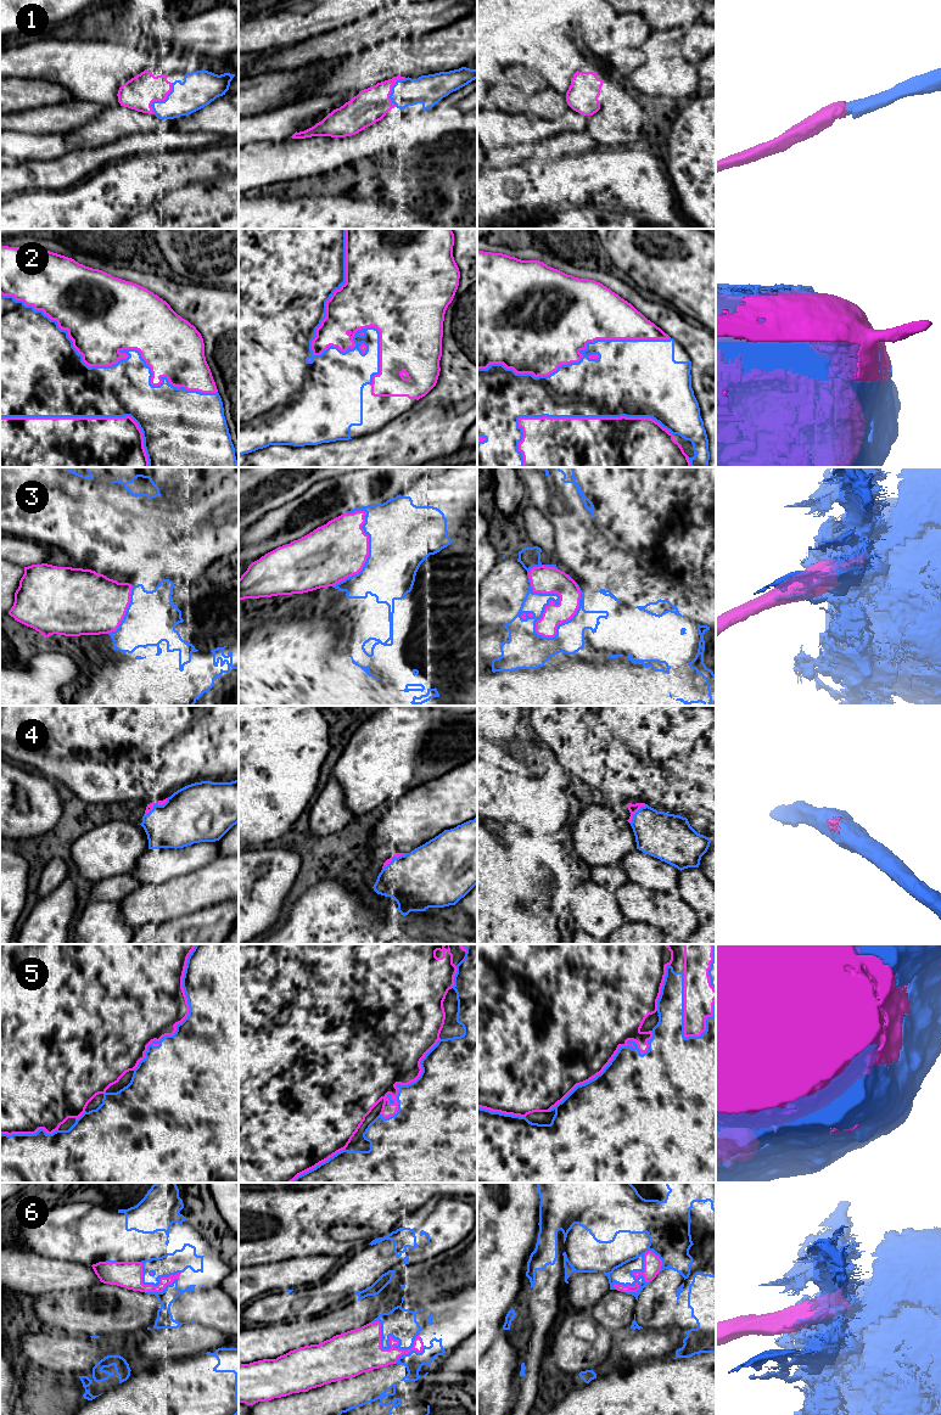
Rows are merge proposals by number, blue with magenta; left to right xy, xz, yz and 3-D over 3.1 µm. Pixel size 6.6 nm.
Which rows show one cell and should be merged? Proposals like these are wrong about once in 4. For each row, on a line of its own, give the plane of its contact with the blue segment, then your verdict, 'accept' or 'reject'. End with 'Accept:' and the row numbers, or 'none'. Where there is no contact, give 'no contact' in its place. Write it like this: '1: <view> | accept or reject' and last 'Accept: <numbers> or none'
1: xy | accept
2: xy | accept
3: yz | reject
4: yz | accept
5: xy | accept
6: xz | reject
Accept: 1, 2, 4, 5

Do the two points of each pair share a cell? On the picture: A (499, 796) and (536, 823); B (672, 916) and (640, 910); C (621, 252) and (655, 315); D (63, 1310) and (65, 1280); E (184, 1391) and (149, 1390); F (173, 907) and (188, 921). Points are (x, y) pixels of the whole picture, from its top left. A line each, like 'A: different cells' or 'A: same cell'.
A: same cell
B: same cell
C: different cells
D: different cells
E: same cell
F: different cells

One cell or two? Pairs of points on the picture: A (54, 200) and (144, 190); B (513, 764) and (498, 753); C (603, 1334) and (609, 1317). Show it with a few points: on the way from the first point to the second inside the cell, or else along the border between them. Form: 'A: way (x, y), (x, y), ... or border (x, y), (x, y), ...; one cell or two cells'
A: way (76, 200), (104, 201), (122, 195); one cell
B: way (509, 761), (502, 756); one cell
C: border (595, 1320), (614, 1335); two cells

